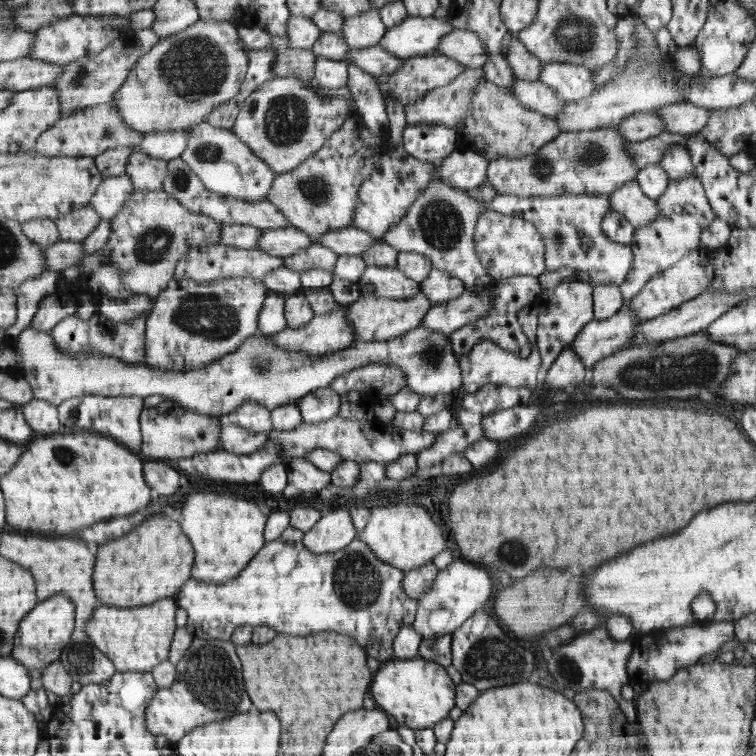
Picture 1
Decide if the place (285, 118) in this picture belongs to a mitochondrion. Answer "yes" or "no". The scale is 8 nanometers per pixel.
yes

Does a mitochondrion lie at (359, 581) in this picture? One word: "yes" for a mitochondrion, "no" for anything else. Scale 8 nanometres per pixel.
yes

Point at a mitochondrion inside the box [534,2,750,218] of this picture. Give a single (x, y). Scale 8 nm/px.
(576, 35)

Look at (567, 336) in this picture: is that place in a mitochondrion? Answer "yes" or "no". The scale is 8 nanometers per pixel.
no

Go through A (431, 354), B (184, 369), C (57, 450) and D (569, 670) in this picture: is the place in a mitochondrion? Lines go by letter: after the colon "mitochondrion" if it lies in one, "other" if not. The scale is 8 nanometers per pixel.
A: mitochondrion
B: other
C: mitochondrion
D: mitochondrion

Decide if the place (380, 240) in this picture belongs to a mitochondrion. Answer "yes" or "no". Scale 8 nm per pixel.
no

